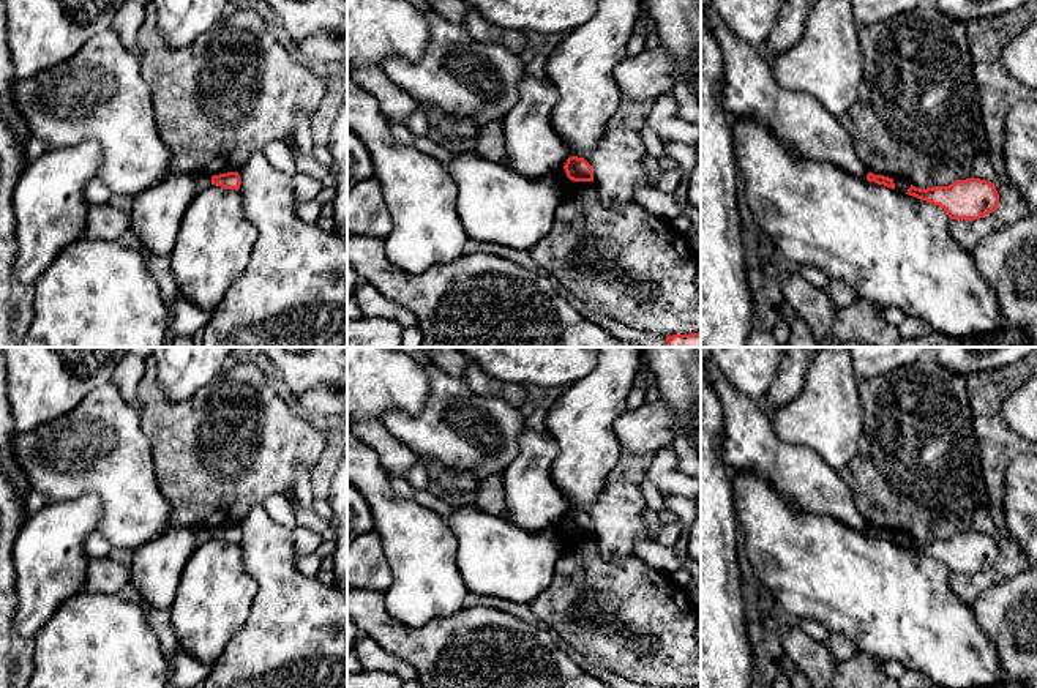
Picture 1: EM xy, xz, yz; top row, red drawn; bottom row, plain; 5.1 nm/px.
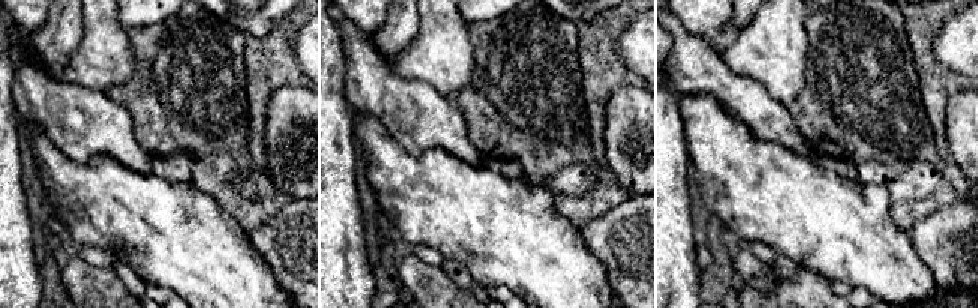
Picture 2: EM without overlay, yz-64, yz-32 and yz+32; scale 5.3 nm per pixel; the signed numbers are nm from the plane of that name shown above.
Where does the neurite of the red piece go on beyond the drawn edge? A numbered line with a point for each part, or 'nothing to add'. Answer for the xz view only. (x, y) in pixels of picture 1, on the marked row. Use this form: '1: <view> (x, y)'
nothing to add

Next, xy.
nothing to add

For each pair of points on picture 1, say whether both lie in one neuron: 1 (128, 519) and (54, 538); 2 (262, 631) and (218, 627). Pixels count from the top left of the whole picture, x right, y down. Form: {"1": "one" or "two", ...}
{"1": "two", "2": "two"}

